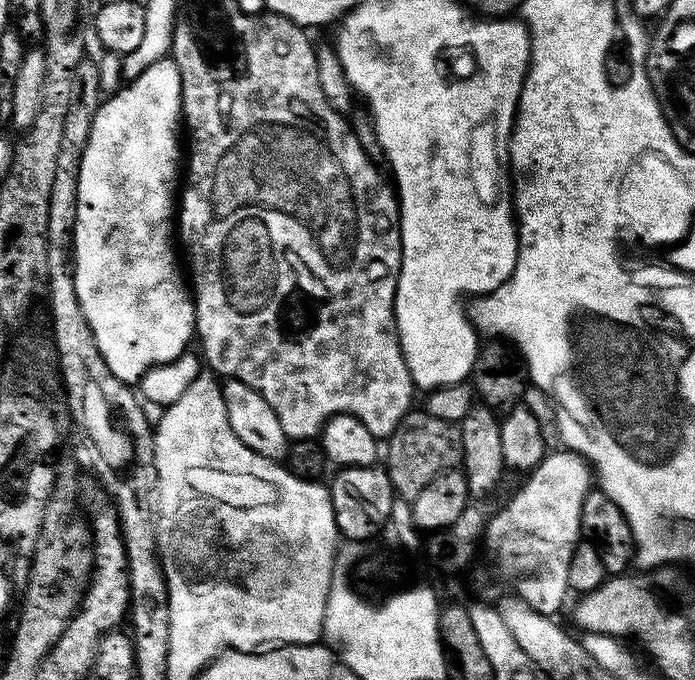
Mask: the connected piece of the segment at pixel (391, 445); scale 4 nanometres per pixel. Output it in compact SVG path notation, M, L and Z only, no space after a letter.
M410 410L403 416L396 431L391 433L386 440L388 443L388 461L386 461L388 477L397 497L404 502L411 502L414 498L418 498L418 494L422 494L422 490L426 486L430 486L430 482L434 482L434 478L438 478L438 474L459 469L464 458L462 430L457 421L434 418L434 414L430 414L427 410L416 411Z

